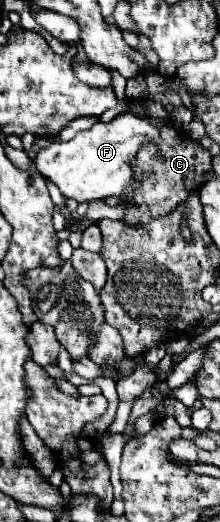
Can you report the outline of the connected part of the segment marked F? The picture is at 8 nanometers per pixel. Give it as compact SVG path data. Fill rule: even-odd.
M132 113L114 117L110 123L94 123L90 129L76 133L74 139L66 143L52 143L50 147L38 151L34 163L46 181L54 183L64 199L94 201L106 199L110 195L120 195L124 187L132 181L130 161L136 159L138 149L144 141L156 141L158 127L148 119L138 119Z

